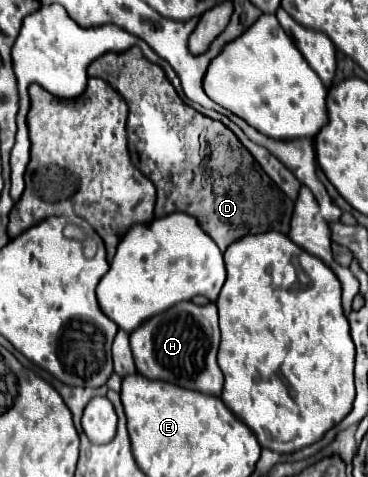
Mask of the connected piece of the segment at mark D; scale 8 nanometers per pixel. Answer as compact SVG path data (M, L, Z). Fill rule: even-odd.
M138 46L126 50L126 52L106 52L104 56L96 58L88 66L88 74L94 78L106 80L114 90L122 94L126 100L130 114L128 114L128 150L132 164L144 174L154 180L156 186L156 216L164 216L170 212L186 212L198 220L202 230L218 244L218 248L224 252L232 242L248 236L248 234L258 234L258 232L268 232L276 230L282 234L288 234L290 230L290 216L292 216L292 206L294 202L272 182L270 178L264 176L262 168L254 160L254 156L242 146L242 142L236 138L232 130L226 126L220 128L220 136L216 136L216 156L208 156L208 180L204 180L202 170L200 170L200 142L198 136L202 132L204 116L196 112L194 108L186 106L182 98L176 94L174 86L168 82L164 70L152 62L148 62Z

